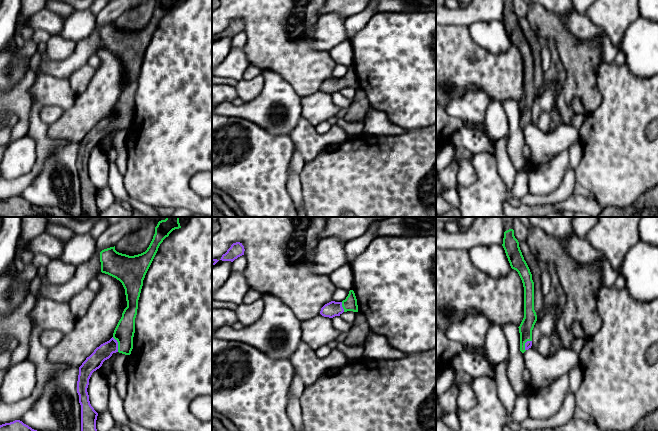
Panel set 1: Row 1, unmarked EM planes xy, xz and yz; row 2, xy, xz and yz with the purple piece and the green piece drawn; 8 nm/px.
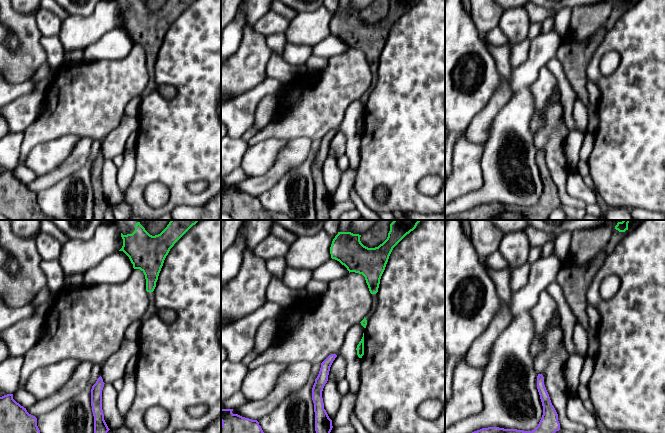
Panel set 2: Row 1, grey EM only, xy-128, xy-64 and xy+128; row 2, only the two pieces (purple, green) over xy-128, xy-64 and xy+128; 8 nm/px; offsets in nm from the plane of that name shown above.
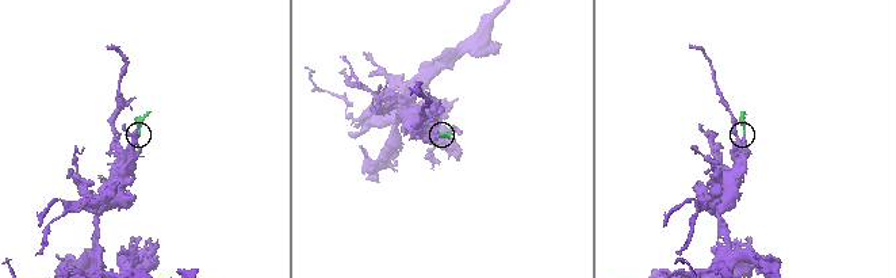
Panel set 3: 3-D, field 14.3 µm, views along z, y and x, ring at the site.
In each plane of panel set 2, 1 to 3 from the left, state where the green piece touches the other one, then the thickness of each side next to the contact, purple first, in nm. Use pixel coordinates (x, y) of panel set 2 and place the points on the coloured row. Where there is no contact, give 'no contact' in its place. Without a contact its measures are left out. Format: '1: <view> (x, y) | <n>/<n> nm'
1: no contact
2: no contact
3: no contact

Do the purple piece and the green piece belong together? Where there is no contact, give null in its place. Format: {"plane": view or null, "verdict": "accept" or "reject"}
{"plane": "xy", "verdict": "accept"}

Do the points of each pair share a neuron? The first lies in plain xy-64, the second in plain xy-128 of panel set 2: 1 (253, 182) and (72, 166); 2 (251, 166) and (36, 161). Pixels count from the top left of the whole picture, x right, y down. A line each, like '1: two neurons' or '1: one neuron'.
1: one neuron
2: one neuron

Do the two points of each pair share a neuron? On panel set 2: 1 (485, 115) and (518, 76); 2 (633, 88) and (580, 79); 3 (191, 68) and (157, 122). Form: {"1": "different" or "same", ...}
{"1": "different", "2": "different", "3": "same"}

